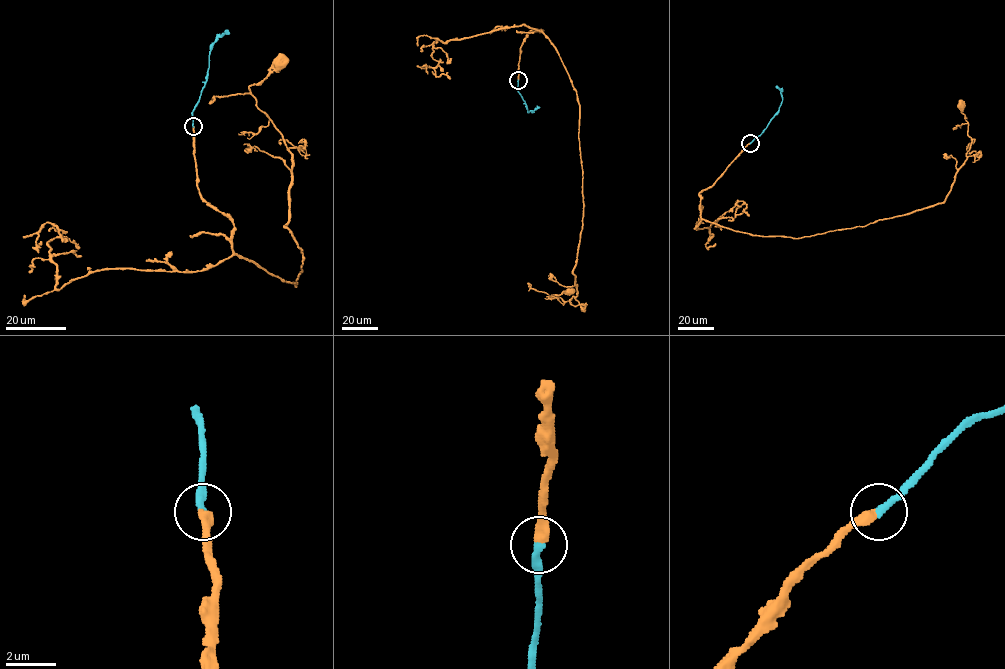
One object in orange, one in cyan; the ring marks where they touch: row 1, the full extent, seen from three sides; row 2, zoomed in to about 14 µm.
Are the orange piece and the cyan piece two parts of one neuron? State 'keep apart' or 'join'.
join

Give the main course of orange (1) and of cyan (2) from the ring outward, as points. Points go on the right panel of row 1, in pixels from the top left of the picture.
1: (750, 143), (699, 193), (700, 217), (752, 235), (800, 238), (942, 203), (971, 142), (961, 105)
2: (750, 143), (778, 110), (782, 95), (776, 86)

